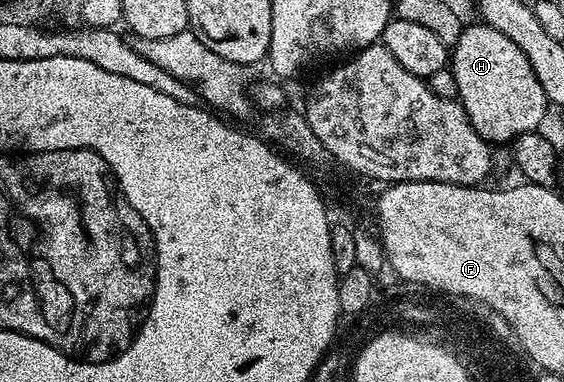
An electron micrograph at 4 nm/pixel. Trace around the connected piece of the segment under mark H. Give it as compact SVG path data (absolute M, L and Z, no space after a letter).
M485 24L463 25L460 40L448 54L448 68L456 78L456 98L468 116L472 128L491 144L513 143L521 134L539 129L546 118L548 103L528 56L496 28Z

